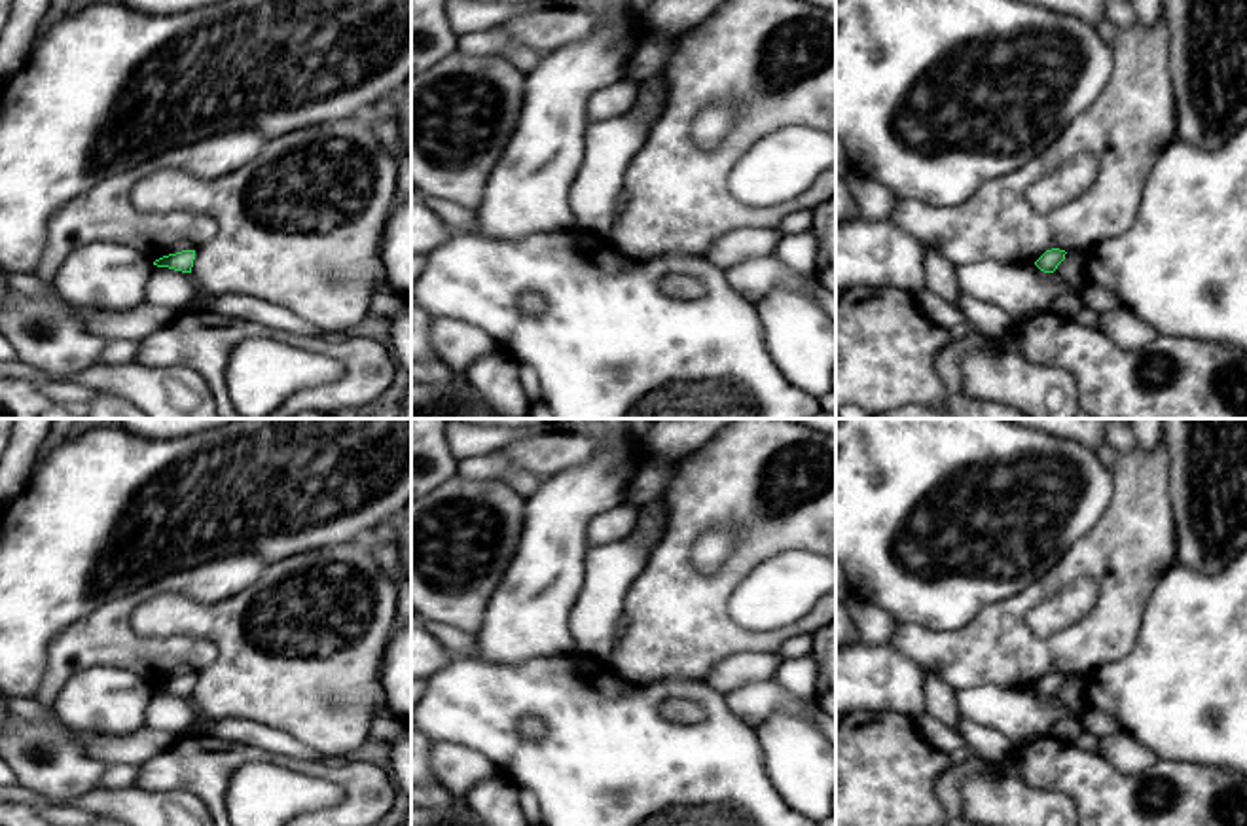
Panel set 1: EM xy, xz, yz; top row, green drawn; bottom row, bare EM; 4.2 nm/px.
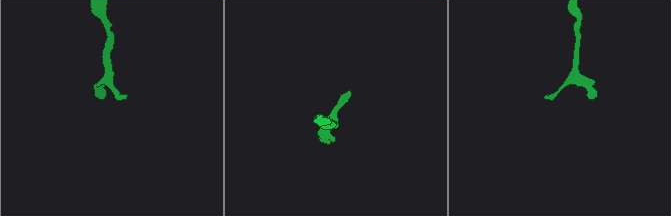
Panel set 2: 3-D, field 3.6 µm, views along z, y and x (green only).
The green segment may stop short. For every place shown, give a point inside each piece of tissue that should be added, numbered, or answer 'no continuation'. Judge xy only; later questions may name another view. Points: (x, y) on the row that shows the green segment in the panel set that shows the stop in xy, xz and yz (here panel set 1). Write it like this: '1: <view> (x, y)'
no continuation

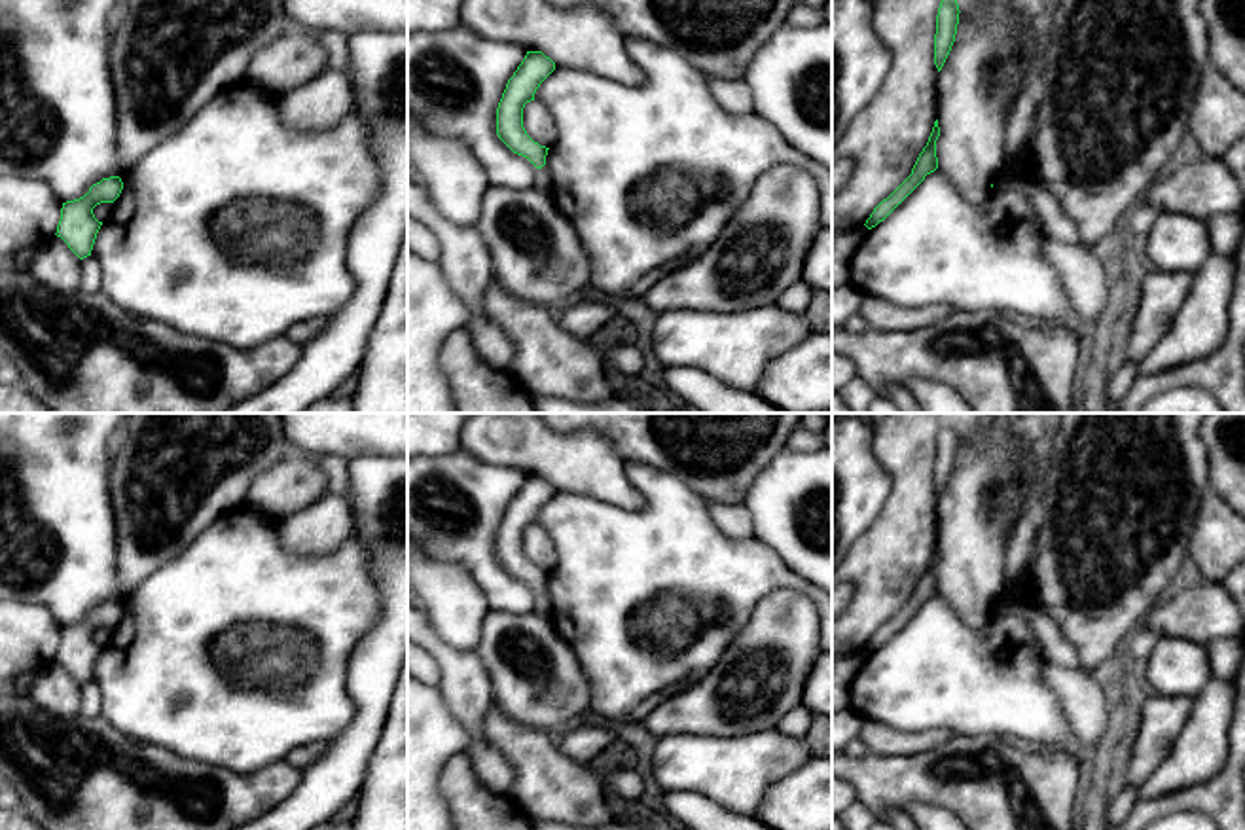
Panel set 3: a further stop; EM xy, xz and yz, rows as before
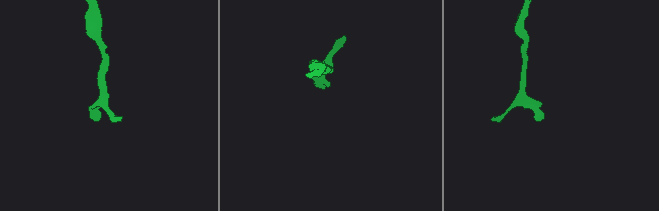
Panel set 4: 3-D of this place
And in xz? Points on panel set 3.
1: xz (542, 182)

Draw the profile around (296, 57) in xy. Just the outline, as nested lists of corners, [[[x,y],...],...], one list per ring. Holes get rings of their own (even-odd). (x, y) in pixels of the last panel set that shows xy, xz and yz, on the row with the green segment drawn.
[[[292,25],[252,57],[246,80],[280,97],[315,80],[328,66],[328,53],[318,42],[318,32]]]

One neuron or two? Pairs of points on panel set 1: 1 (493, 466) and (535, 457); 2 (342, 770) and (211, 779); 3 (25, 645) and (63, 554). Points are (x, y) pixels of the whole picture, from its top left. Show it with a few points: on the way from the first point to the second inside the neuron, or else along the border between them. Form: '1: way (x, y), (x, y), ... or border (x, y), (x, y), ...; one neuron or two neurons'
1: border (499, 449), (541, 480); two neurons
2: way (309, 768), (264, 754), (243, 754); one neuron
3: way (25, 622), (25, 592), (40, 576); one neuron

